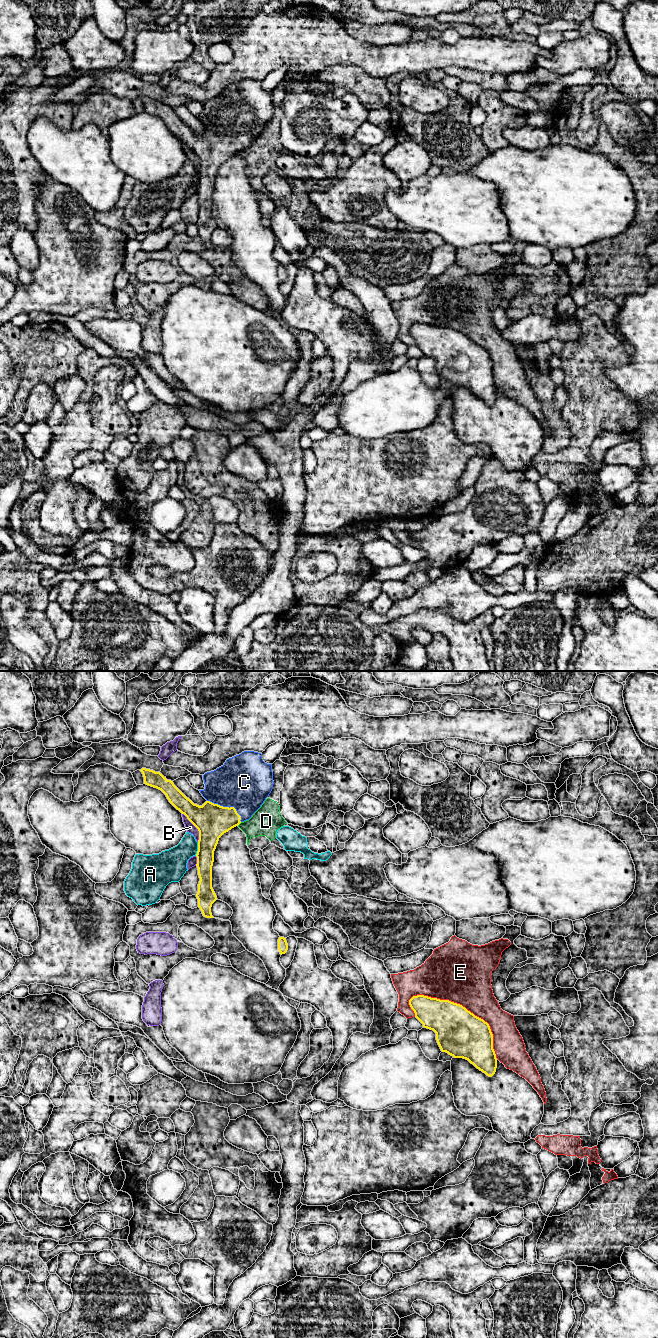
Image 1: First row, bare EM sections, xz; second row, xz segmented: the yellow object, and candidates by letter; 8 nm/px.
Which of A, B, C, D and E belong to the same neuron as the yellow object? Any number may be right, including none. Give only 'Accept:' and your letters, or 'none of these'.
Accept: C

